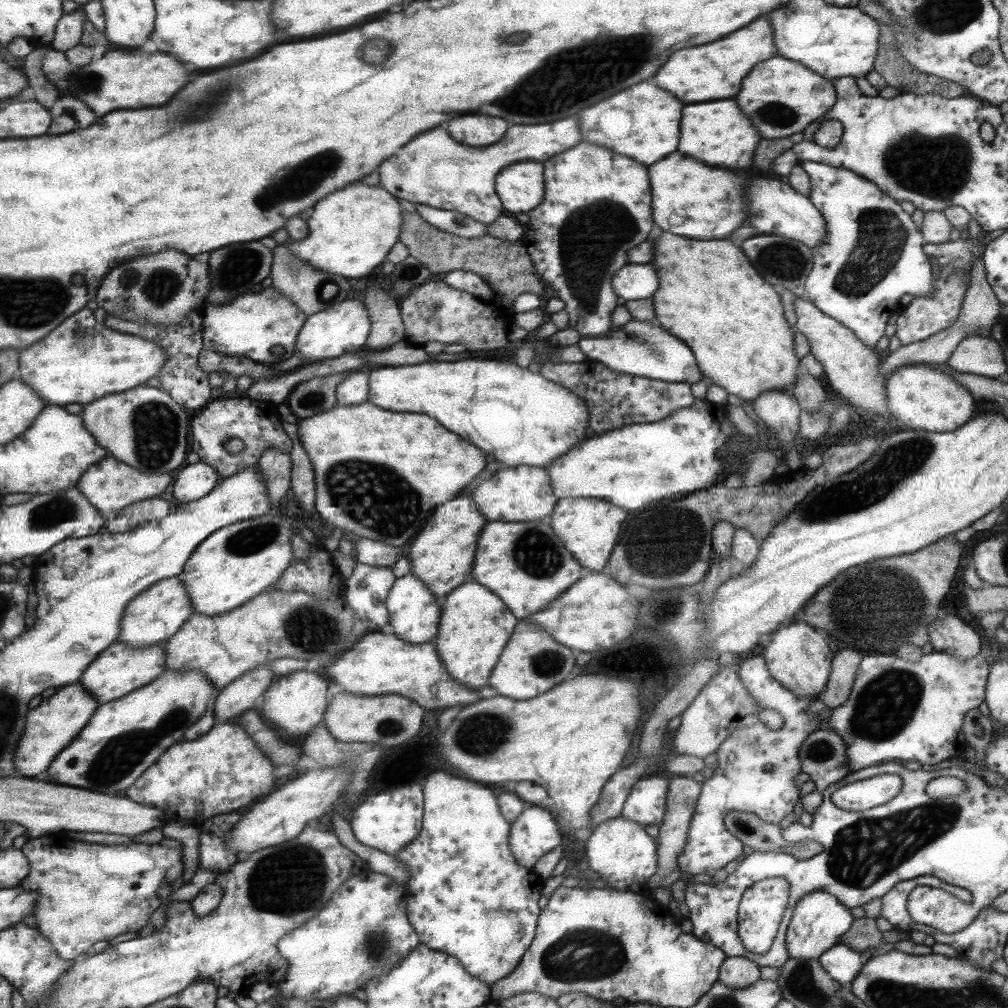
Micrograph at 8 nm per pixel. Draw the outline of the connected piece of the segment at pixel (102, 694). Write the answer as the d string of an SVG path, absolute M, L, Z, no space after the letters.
M118 642L104 651L95 663L92 663L80 683L84 684L96 696L96 700L100 700L100 704L104 705L124 698L140 687L146 687L147 684L158 679L166 668L167 650L164 649L164 644L154 644L148 648L132 648L126 642Z

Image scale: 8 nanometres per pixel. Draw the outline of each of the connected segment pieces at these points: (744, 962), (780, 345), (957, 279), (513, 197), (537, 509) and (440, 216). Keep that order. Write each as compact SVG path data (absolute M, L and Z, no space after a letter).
M745 956L727 957L719 974L719 982L730 988L751 987L760 980L760 965Z
M662 232L660 238L656 240L656 254L654 254L654 260L652 260L652 264L656 264L656 272L660 272L660 286L659 291L652 296L652 299L654 299L654 312L660 326L670 331L672 335L678 337L692 349L700 372L702 372L705 379L724 388L728 395L736 396L745 402L756 401L756 398L769 391L792 392L793 386L796 384L796 368L800 365L800 358L795 351L794 330L790 328L790 324L784 318L780 296L766 282L764 276L754 266L750 266L751 262L748 262L748 258L744 254L738 246L734 246L730 242L724 242L724 240L688 240L688 238L682 238L682 236L674 236L670 232Z
M958 239L942 244L924 244L927 256L935 267L933 294L914 298L908 306L902 309L898 318L898 329L895 334L901 346L920 342L926 338L954 325L959 316L960 306L964 294L970 287L971 263L974 258L983 256L983 248L990 240L976 241L976 239Z
M524 162L512 164L504 176L496 180L496 188L500 188L500 200L504 200L504 208L510 214L524 212L528 214L542 204L544 194L544 166L540 162Z
M520 465L519 467L502 466L493 473L489 480L484 480L478 488L472 490L480 512L488 520L508 520L508 522L545 521L556 506L555 490L551 484L551 474L546 468Z
M420 203L415 205L417 213L425 221L428 221L428 224L437 229L443 229L444 232L469 239L475 239L487 234L487 225L466 216L466 214L453 210L432 208Z

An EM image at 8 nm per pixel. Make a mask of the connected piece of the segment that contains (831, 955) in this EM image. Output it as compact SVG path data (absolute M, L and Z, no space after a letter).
M839 942L832 947L832 950L820 955L819 961L833 978L844 985L852 984L859 972L863 970L860 952Z

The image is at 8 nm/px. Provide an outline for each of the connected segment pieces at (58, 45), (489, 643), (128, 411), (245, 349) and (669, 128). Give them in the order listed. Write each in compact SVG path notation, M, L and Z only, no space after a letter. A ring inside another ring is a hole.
M84 6L78 10L65 14L58 27L56 40L51 47L61 52L68 52L70 48L82 44L86 30L86 19L89 18Z
M468 582L462 588L455 588L442 602L444 614L440 619L440 636L436 636L433 643L440 648L440 656L444 656L448 672L452 672L460 684L468 684L470 688L486 686L504 646L510 642L508 638L515 632L514 626L518 626L517 616L497 593L492 594L492 590L480 586L478 582Z
M144 386L120 396L106 396L86 406L86 424L96 439L114 457L120 458L140 472L155 475L180 468L188 454L191 422L188 412L170 394L158 388Z
M273 287L260 292L249 291L228 304L206 303L204 312L204 348L226 353L230 357L246 357L268 366L296 354L299 332L308 318L308 314L294 301L288 300ZM276 346L284 348L282 357L272 353L272 348Z
M636 84L630 90L624 90L596 106L586 108L578 114L580 128L584 128L584 138L590 144L602 145L608 149L616 148L616 152L624 152L624 156L632 156L632 160L640 160L640 164L654 164L668 154L676 152L680 142L680 116L682 102L676 100L662 88L654 84Z

